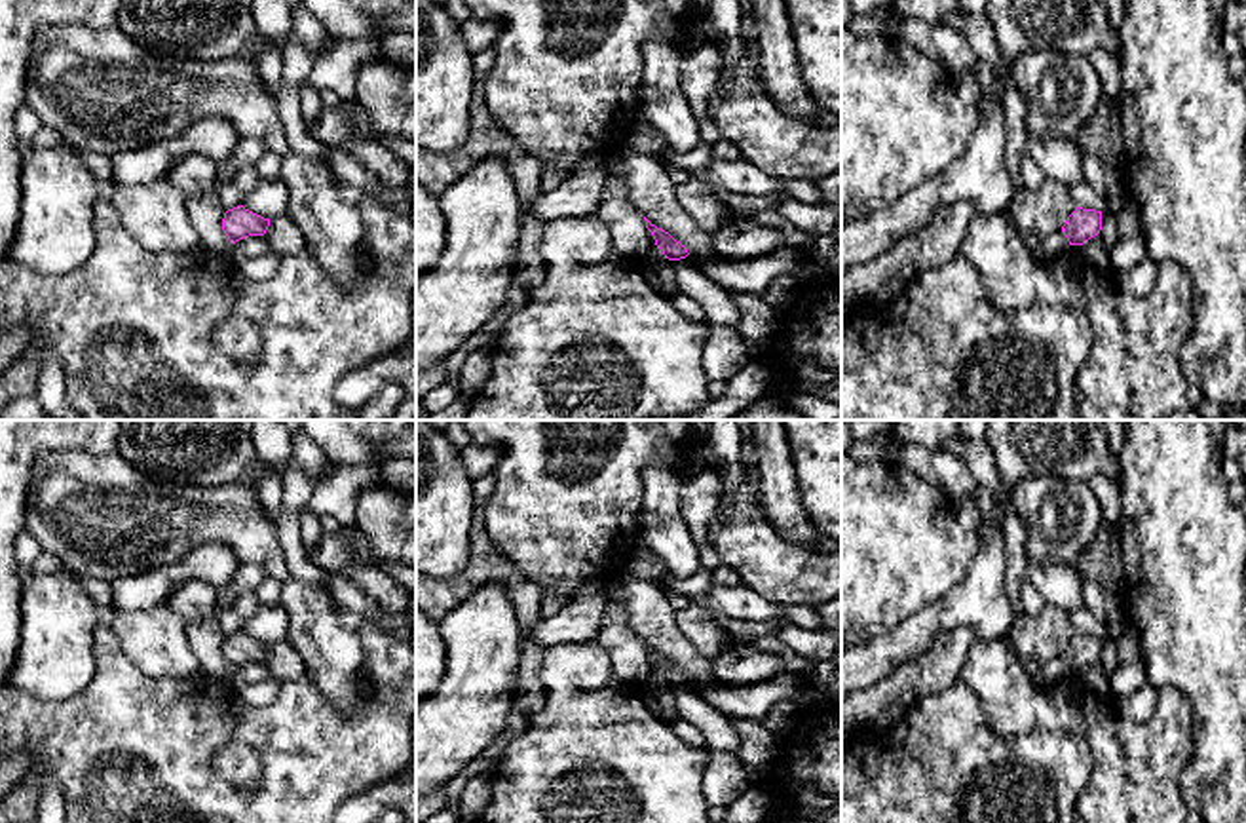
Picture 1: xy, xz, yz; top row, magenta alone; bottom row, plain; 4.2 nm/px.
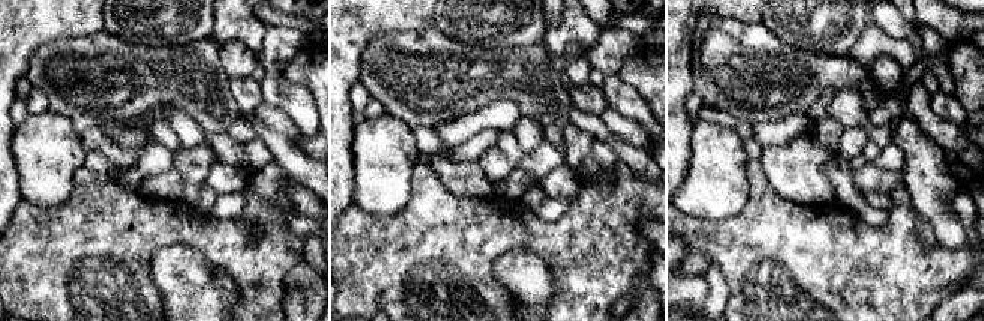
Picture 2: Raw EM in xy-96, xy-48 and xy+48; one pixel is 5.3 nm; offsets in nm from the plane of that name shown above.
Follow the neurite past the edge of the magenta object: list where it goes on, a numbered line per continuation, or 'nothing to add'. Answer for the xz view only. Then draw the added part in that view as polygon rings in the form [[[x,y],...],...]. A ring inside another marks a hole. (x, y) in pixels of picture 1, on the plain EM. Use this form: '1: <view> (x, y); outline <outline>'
1: xz (753, 702); outline [[[784,671],[762,684],[727,686],[714,682],[705,686],[688,680],[684,686],[731,720],[748,718],[764,724],[769,709],[777,701],[794,699],[805,688],[805,682],[800,675]]]

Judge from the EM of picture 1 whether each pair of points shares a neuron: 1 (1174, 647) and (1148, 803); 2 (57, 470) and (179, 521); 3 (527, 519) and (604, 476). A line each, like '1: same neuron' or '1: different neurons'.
1: different neurons
2: same neuron
3: same neuron

